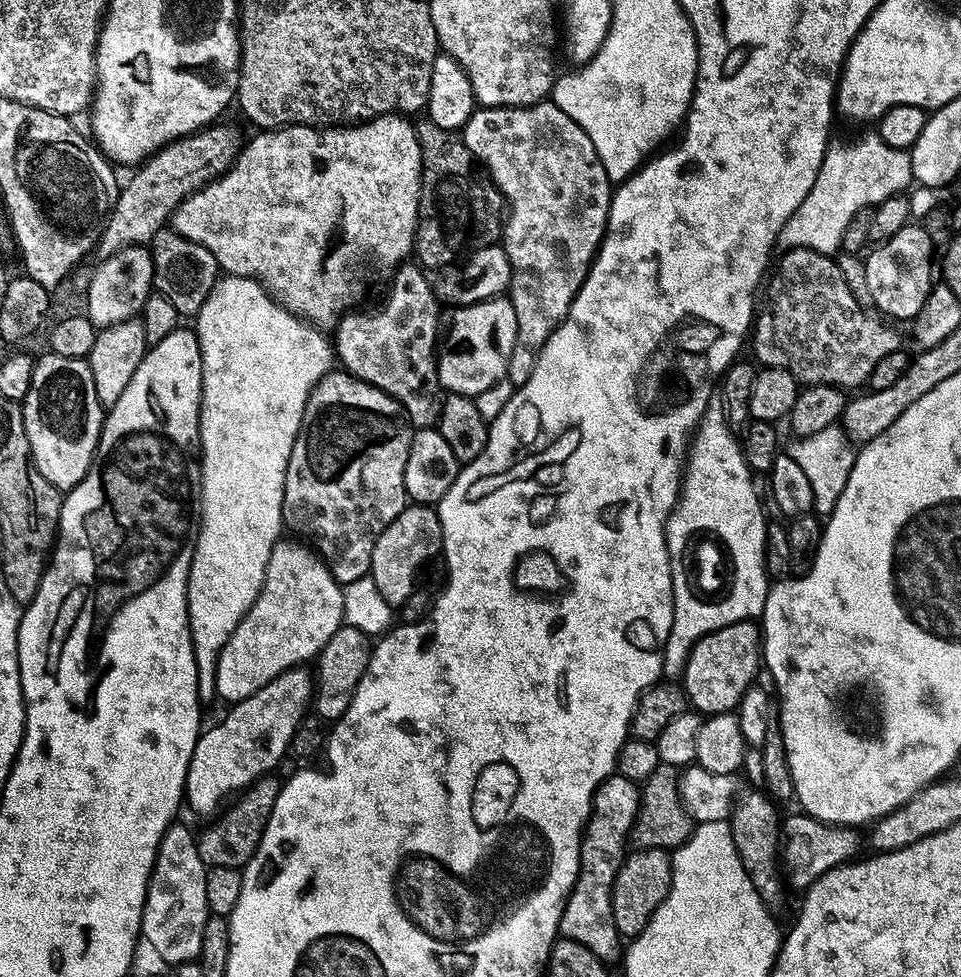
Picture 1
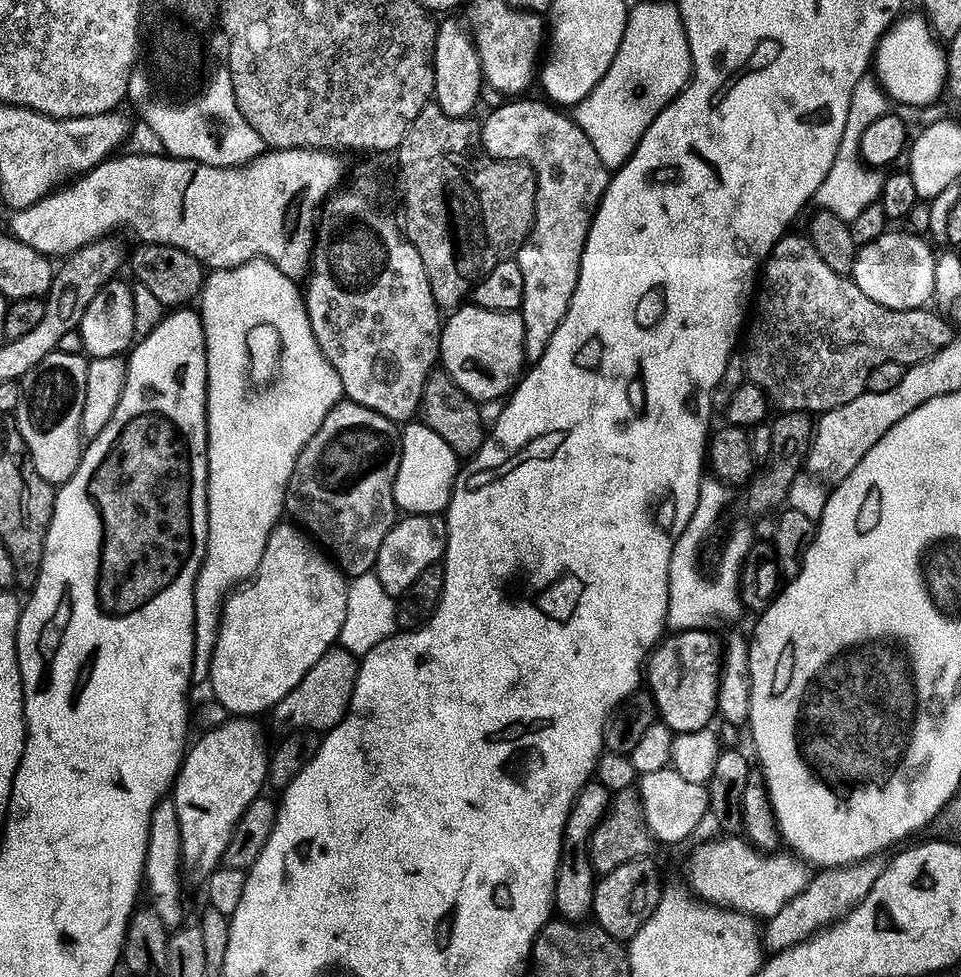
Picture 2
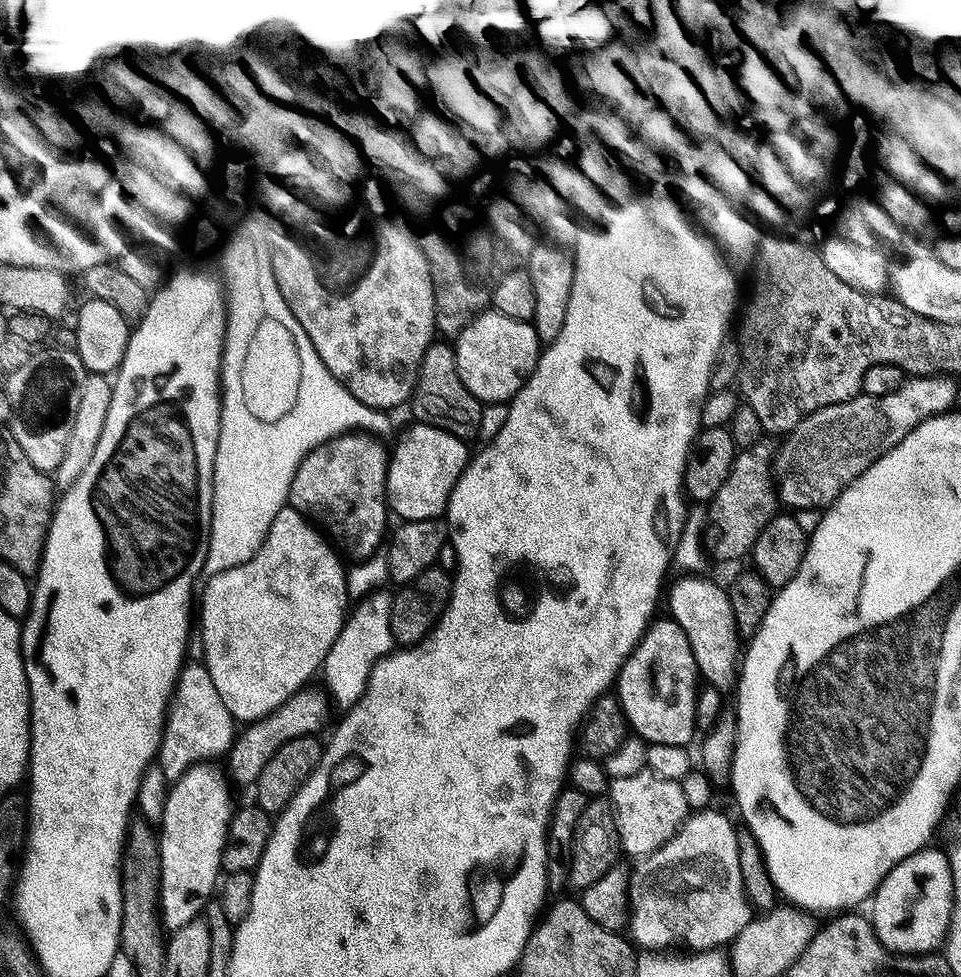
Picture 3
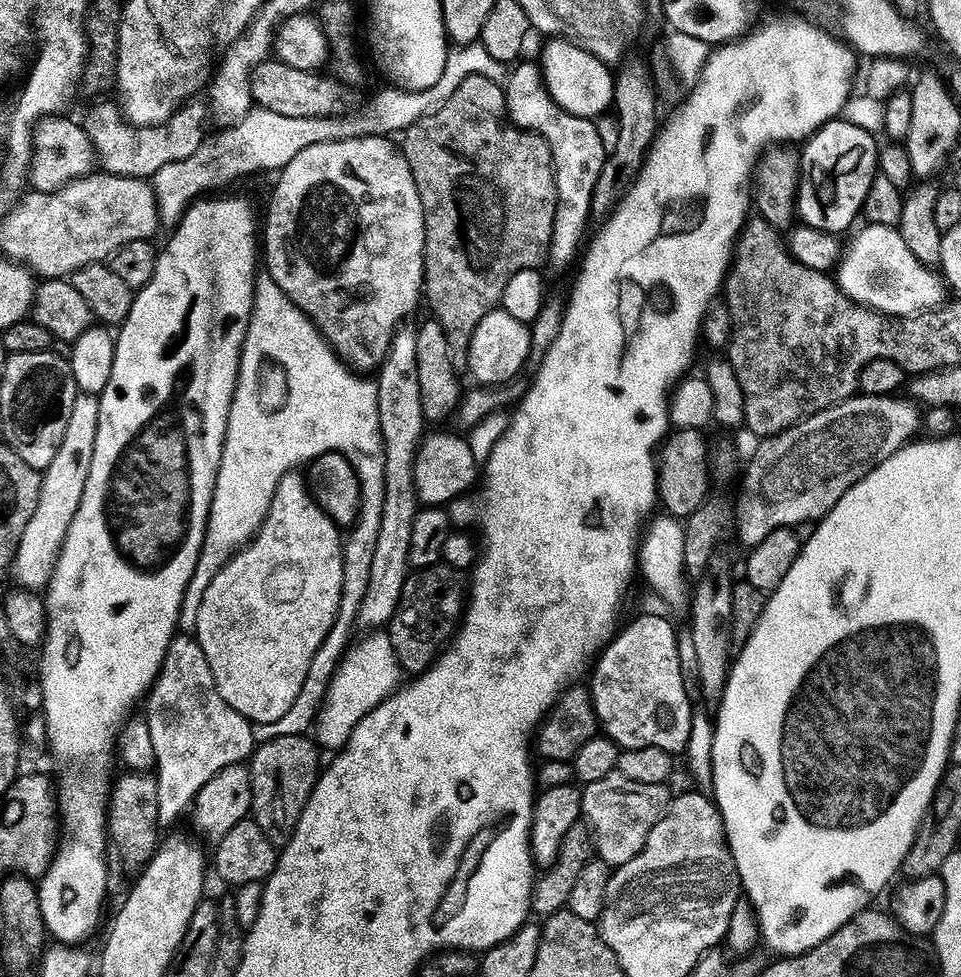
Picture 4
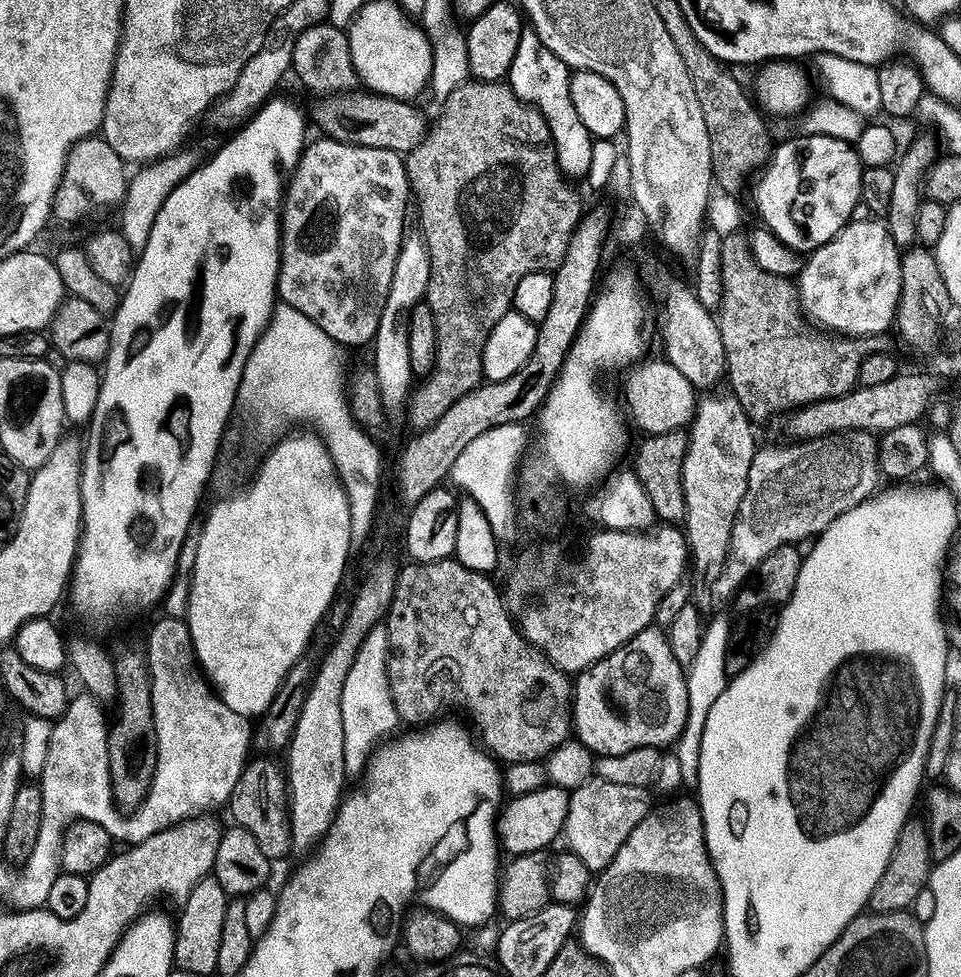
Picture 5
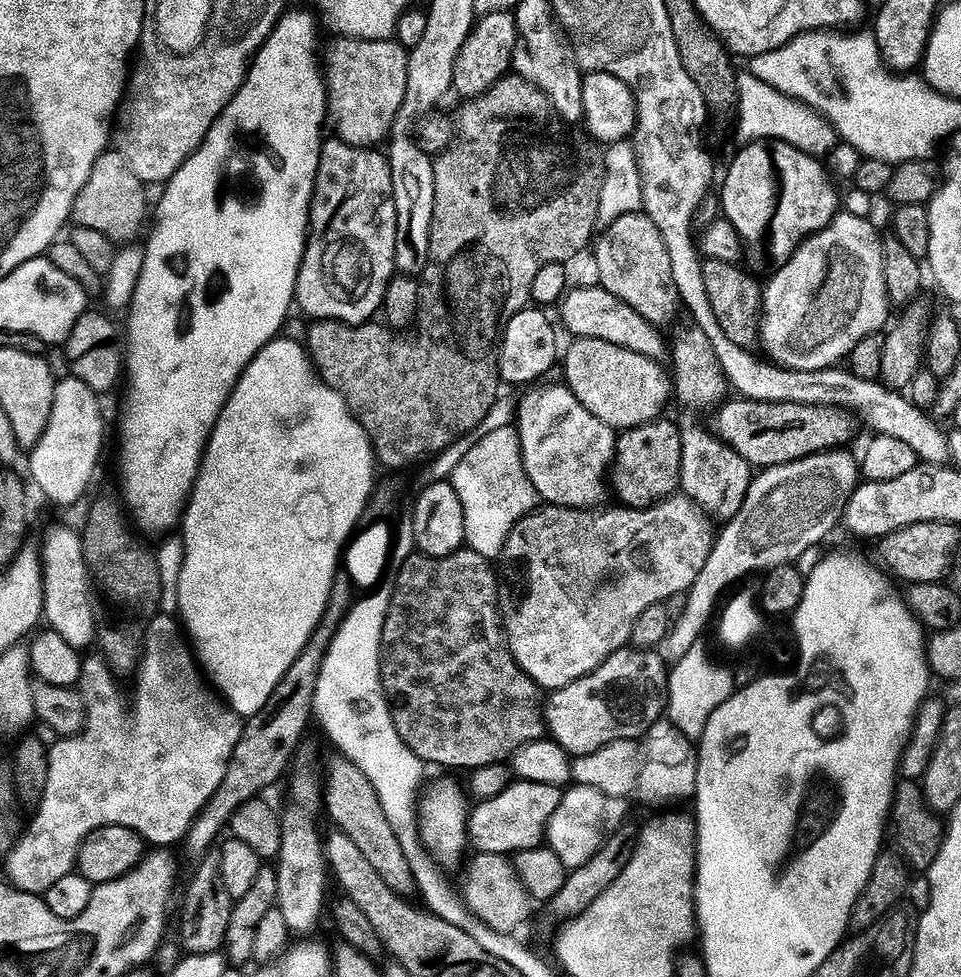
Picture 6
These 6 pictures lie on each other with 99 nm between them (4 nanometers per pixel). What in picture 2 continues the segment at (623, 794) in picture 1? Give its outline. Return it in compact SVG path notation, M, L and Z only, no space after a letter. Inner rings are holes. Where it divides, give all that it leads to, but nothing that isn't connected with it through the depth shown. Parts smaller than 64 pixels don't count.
M589 782L578 794L564 827L564 841L560 851L560 865L554 886L554 908L563 919L580 922L591 913L592 895L596 889L598 873L592 869L588 857L588 843L598 826L598 822L608 812L610 793L606 786Z

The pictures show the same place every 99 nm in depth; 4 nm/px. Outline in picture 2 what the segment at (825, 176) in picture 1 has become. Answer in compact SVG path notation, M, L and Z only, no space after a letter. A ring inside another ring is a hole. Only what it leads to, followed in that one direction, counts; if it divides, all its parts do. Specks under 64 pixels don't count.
M865 74L854 86L854 94L850 98L850 110L846 110L846 130L842 130L842 142L838 146L838 154L834 154L834 166L830 166L830 174L822 178L822 186L818 186L814 200L823 211L838 214L838 218L851 222L866 210L866 206L877 203L884 185L885 173L871 166L866 166L860 158L862 134L866 134L866 126L878 118L889 115L890 100L880 87L875 75Z

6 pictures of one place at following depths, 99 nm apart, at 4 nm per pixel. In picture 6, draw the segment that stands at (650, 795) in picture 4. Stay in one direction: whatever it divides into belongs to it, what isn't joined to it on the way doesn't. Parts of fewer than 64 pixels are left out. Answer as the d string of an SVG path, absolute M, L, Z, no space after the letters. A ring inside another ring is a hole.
M573 783L562 793L558 807L550 816L545 832L547 847L552 849L565 869L584 865L601 848L602 842L627 821L629 801L625 797L614 797L590 785Z

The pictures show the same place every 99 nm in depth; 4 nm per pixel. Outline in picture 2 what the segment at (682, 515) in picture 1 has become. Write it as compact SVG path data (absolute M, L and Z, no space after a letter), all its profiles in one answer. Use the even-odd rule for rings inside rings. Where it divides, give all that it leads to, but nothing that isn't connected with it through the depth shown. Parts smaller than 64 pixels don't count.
M708 478L700 485L698 506L690 522L676 539L674 550L670 554L670 574L668 575L668 622L672 630L703 629L711 620L732 620L742 612L740 598L741 569L749 559L754 548L752 532L746 525L740 524L732 532L722 550L722 558L714 567L700 558L700 543L704 535L715 526L728 504L729 485L725 481Z

